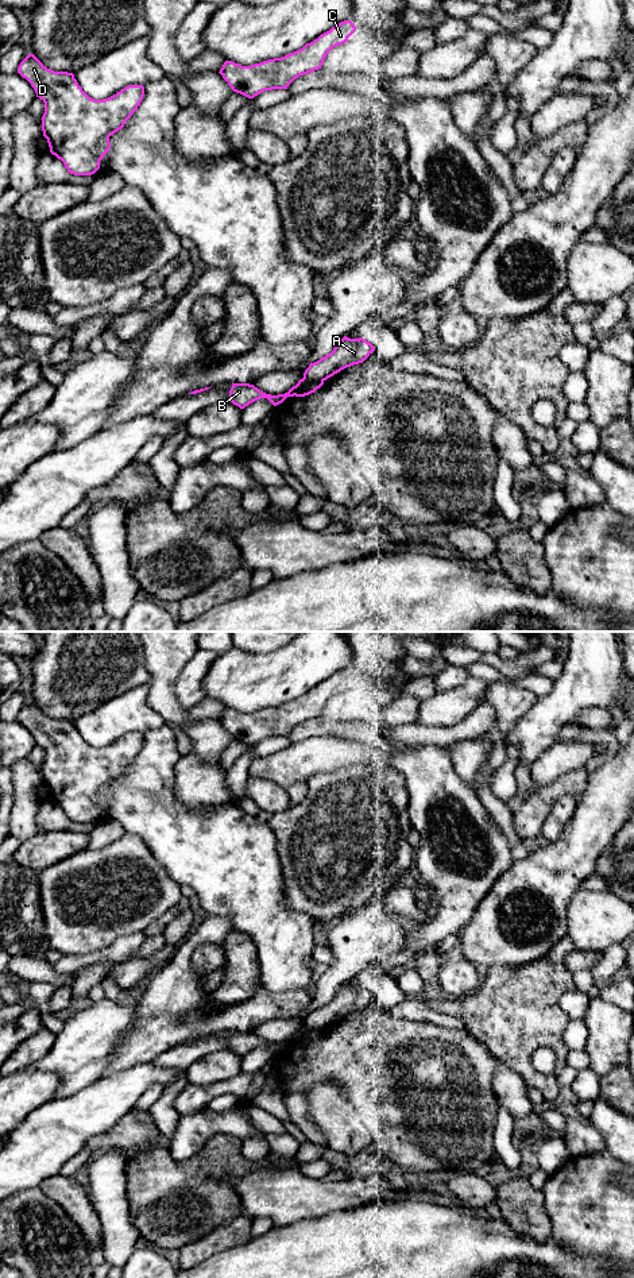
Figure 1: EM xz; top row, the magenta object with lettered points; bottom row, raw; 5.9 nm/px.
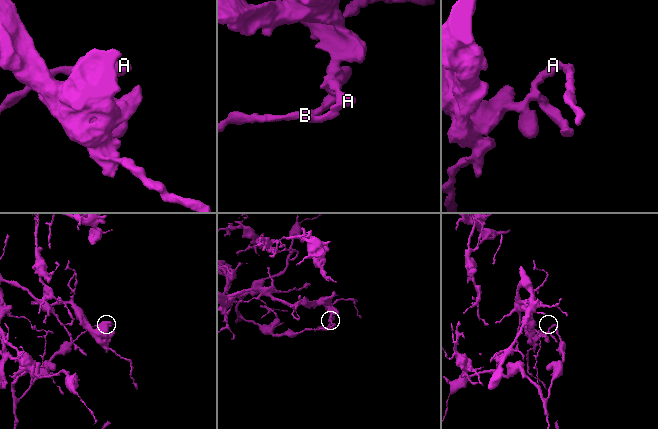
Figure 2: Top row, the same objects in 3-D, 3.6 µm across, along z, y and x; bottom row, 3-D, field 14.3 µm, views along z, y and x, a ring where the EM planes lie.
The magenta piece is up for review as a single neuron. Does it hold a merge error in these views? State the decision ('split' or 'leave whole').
split

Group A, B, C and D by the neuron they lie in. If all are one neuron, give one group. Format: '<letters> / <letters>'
A C D / B

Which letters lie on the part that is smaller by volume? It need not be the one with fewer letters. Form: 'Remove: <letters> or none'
Remove: B

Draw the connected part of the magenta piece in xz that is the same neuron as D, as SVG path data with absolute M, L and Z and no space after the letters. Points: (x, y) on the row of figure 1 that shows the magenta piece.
M34 54L20 62L18 73L45 103L42 131L50 152L74 175L92 175L100 169L100 161L111 148L109 136L124 127L144 96L143 85L128 85L108 99L94 100L82 90L73 73L47 69Z

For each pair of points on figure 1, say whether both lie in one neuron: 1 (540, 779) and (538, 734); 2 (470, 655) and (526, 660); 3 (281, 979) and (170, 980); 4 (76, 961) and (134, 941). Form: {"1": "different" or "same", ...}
{"1": "different", "2": "same", "3": "different", "4": "same"}

